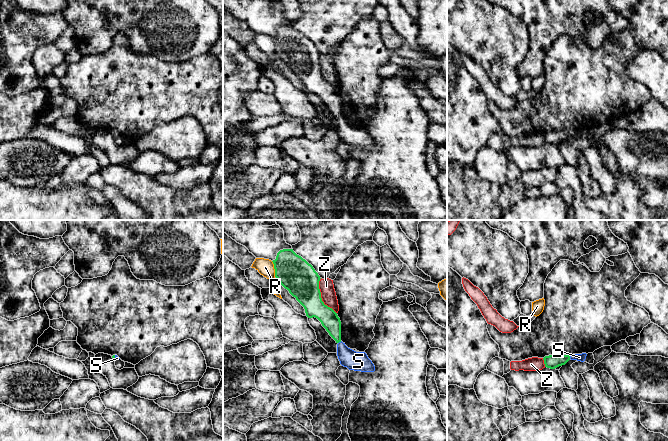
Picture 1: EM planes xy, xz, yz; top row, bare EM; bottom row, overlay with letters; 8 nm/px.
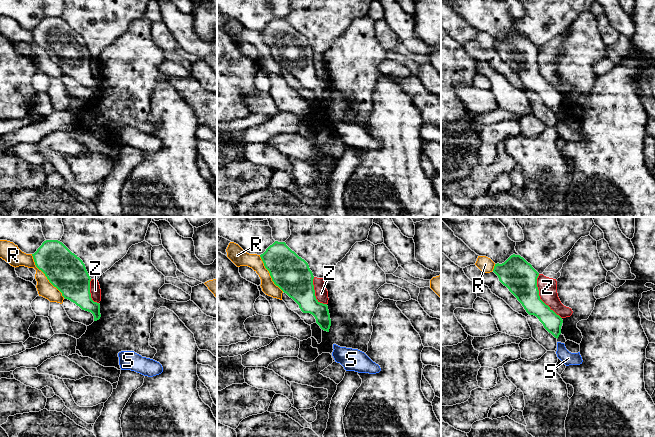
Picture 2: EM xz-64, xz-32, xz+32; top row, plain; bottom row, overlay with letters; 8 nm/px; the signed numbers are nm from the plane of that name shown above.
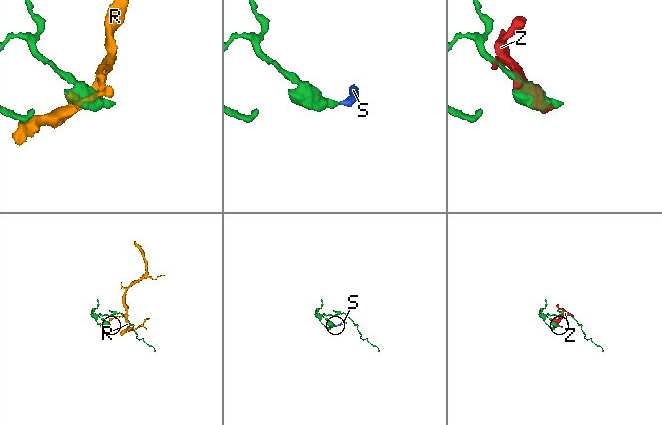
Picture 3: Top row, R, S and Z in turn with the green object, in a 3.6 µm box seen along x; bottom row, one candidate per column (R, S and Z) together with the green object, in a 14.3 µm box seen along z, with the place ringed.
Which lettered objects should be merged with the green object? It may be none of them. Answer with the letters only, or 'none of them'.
S

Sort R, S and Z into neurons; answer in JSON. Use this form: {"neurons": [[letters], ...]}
{"neurons": [["R"], ["S"], ["Z"]]}

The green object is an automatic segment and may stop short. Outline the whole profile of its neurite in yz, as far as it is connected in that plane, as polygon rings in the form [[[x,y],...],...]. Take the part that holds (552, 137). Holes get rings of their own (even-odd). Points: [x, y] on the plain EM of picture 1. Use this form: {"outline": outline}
{"outline": [[[573,130],[573,131],[549,131],[543,134],[545,143],[555,145],[559,142],[565,141],[570,135],[584,138],[587,130]]]}

